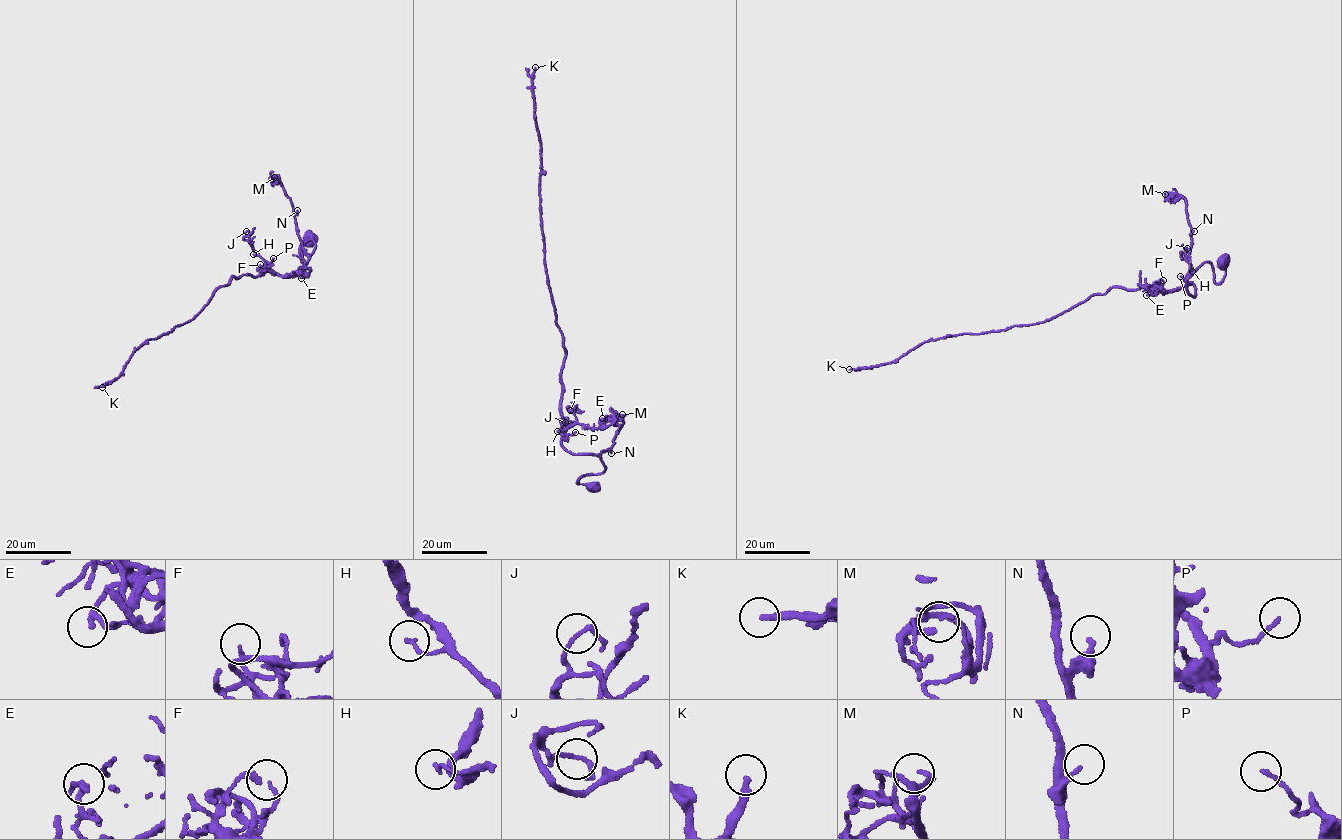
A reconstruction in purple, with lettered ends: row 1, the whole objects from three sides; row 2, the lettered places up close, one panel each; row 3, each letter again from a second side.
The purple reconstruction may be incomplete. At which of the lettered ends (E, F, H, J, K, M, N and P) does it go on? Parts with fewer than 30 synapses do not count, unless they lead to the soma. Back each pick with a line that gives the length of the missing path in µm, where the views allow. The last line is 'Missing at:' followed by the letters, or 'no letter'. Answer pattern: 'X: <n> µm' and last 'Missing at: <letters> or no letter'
K: 200 µm
Missing at: K

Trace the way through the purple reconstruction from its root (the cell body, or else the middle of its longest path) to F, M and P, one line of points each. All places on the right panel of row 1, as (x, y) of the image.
F: (1224, 262), (1219, 283), (1208, 262), (1188, 278), (1195, 296), (1193, 284), (1167, 291), (1159, 287), (1163, 280)
M: (1224, 262), (1225, 277), (1219, 283), (1208, 262), (1189, 276), (1186, 201), (1165, 194)
P: (1224, 262), (1225, 277), (1219, 283), (1208, 262), (1188, 278), (1187, 289), (1195, 296), (1193, 285), (1180, 276)

